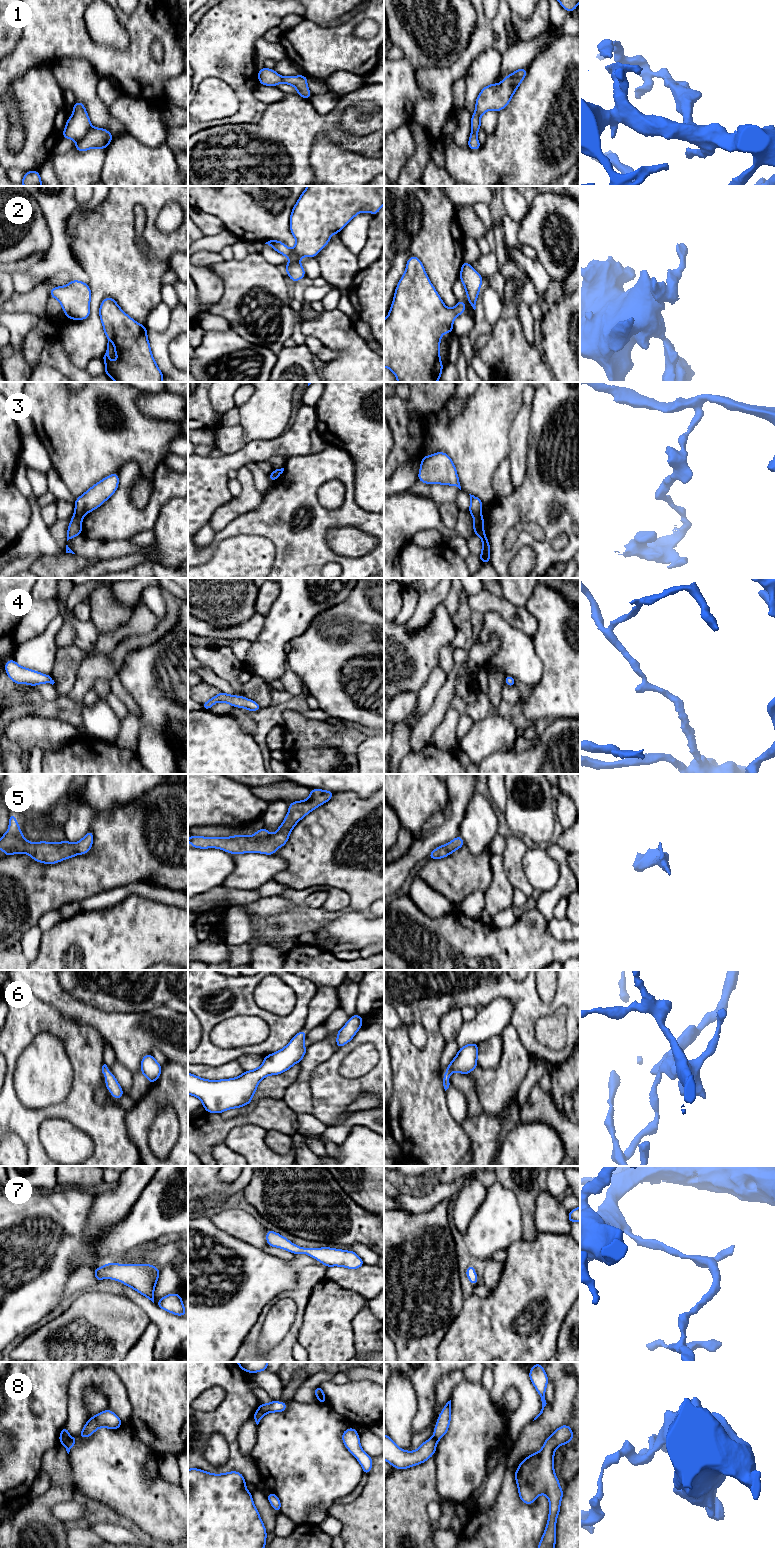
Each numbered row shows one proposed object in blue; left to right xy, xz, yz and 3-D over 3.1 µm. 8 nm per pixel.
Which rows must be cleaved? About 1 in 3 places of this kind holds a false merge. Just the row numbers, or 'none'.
1, 3, 8

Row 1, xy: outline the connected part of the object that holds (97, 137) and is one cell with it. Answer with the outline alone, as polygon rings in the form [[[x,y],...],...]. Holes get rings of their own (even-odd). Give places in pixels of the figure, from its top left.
[[[92,128],[86,136],[77,142],[74,149],[77,151],[87,151],[92,148],[106,149],[112,141],[112,134],[103,128]]]

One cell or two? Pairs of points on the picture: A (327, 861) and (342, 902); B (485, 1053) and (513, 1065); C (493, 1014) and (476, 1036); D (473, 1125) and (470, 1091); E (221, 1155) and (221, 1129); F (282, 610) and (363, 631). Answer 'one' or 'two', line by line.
A: two
B: two
C: one
D: two
E: two
F: two

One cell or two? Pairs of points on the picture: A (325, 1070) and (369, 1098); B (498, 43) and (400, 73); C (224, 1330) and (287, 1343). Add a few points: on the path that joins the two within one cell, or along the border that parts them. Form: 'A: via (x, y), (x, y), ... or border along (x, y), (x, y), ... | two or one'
A: border along (373, 1093), (362, 1092), (347, 1107), (346, 1111) | two
B: border along (414, 70), (415, 83), (421, 92) | two
C: border along (259, 1315), (237, 1351) | two

